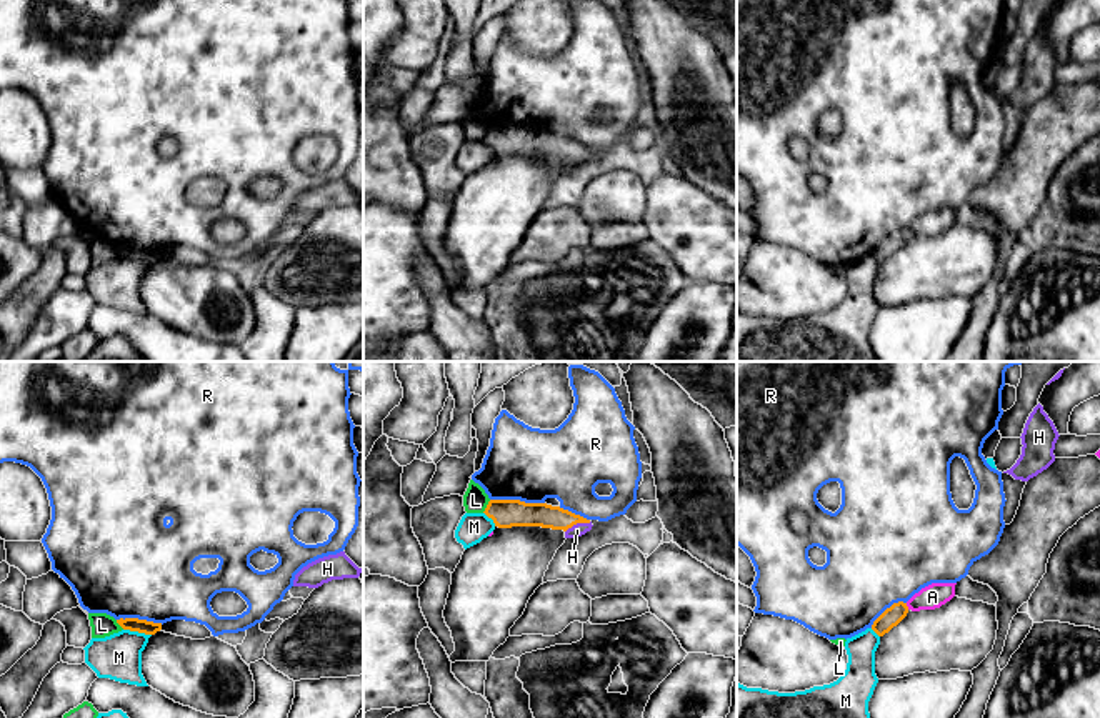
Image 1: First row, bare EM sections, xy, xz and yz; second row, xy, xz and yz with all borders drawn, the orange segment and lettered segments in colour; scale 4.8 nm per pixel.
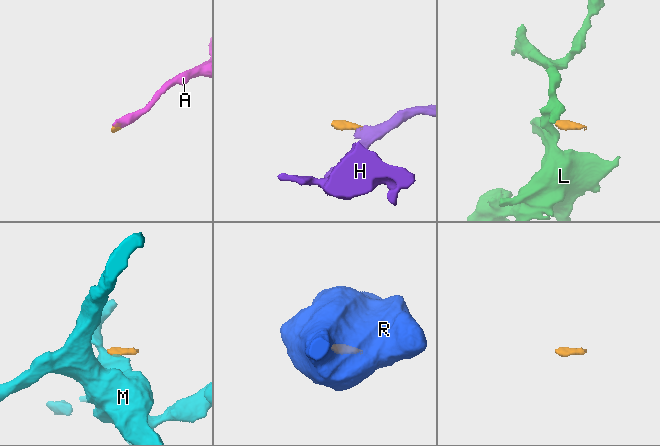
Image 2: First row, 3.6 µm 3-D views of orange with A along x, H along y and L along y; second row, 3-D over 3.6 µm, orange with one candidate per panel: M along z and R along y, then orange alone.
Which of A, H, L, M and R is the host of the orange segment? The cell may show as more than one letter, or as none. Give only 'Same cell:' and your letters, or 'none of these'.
Same cell: H, L

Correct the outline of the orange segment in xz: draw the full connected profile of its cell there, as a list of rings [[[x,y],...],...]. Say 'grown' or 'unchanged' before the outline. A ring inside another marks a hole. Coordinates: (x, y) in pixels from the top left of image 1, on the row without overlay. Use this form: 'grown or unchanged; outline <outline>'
grown; outline [[[473,107],[463,122],[463,133],[467,140],[485,140],[498,155],[542,153],[563,157],[565,165],[578,165],[593,153],[590,147],[560,133],[520,127],[490,127]]]

